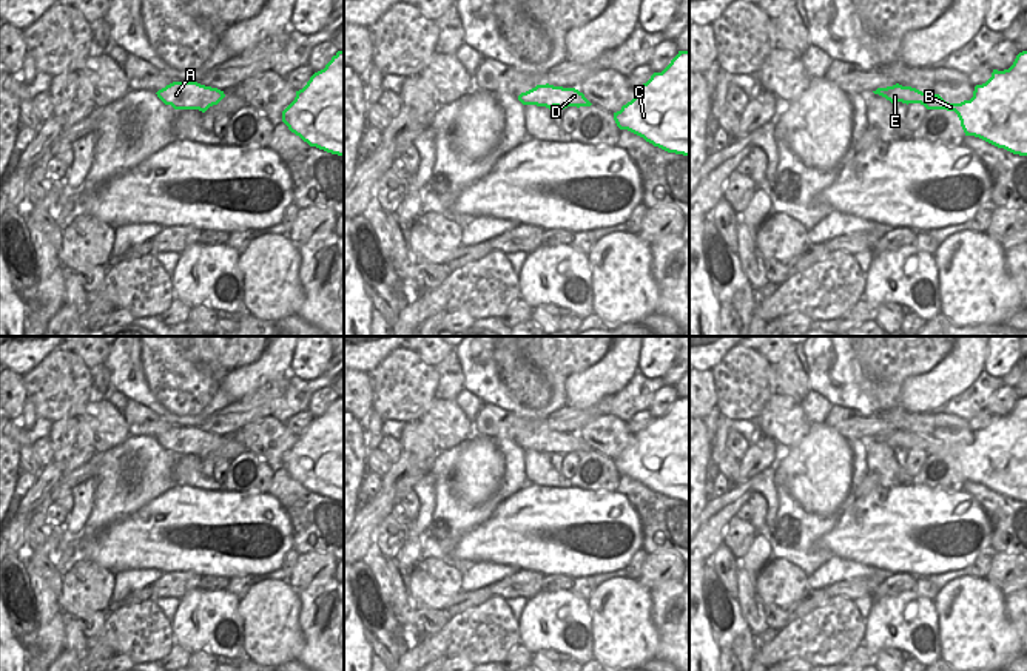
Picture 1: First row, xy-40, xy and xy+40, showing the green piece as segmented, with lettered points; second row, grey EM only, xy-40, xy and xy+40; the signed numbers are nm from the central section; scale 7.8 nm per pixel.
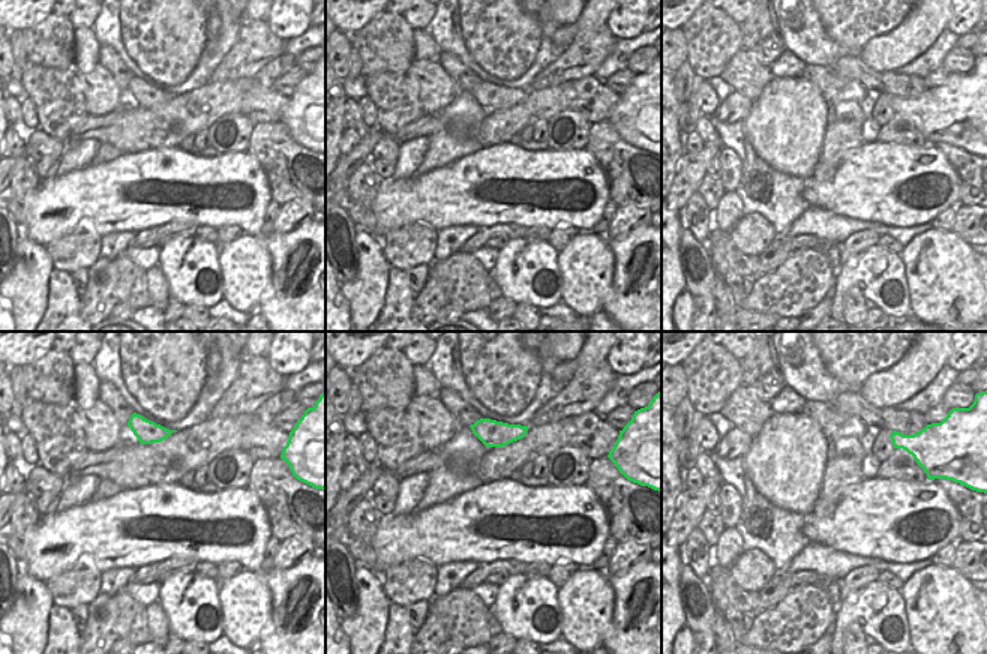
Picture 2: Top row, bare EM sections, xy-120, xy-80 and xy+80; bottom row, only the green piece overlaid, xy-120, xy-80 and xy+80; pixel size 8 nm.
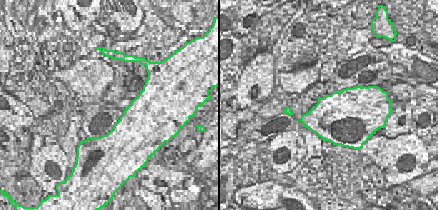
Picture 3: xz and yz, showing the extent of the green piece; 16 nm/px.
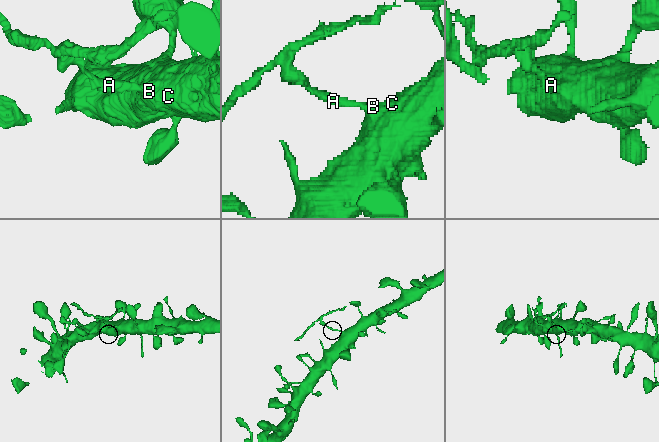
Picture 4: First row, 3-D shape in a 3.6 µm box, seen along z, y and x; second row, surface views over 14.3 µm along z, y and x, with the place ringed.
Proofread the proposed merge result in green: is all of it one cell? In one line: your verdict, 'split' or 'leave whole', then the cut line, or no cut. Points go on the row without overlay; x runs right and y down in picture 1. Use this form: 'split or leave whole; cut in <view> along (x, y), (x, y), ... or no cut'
split; cut in xy+40 along (927, 438), (929, 446), (924, 451)

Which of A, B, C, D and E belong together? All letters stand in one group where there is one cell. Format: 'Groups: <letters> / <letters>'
Groups: A D E / B C.

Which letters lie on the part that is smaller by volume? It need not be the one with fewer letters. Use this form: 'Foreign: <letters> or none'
Foreign: A, D, E.

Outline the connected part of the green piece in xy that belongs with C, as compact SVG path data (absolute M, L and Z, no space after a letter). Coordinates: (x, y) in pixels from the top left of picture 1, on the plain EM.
M678 396L662 418L654 418L634 438L634 444L614 458L617 472L668 498L689 503L689 396Z

